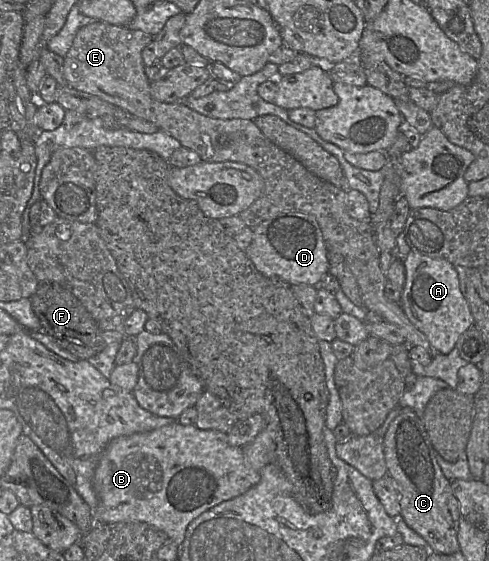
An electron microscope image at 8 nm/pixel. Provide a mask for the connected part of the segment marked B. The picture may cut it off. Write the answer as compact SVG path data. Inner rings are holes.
M175 421L172 424L154 429L148 432L133 433L112 439L103 450L99 463L95 469L93 487L99 499L98 507L92 512L93 525L97 523L112 522L143 522L147 523L164 533L169 542L176 545L182 544L188 525L200 514L212 507L233 499L254 486L260 480L260 471L252 469L245 461L242 448L234 447L227 440L227 433L218 430L199 429L195 425L182 425Z

